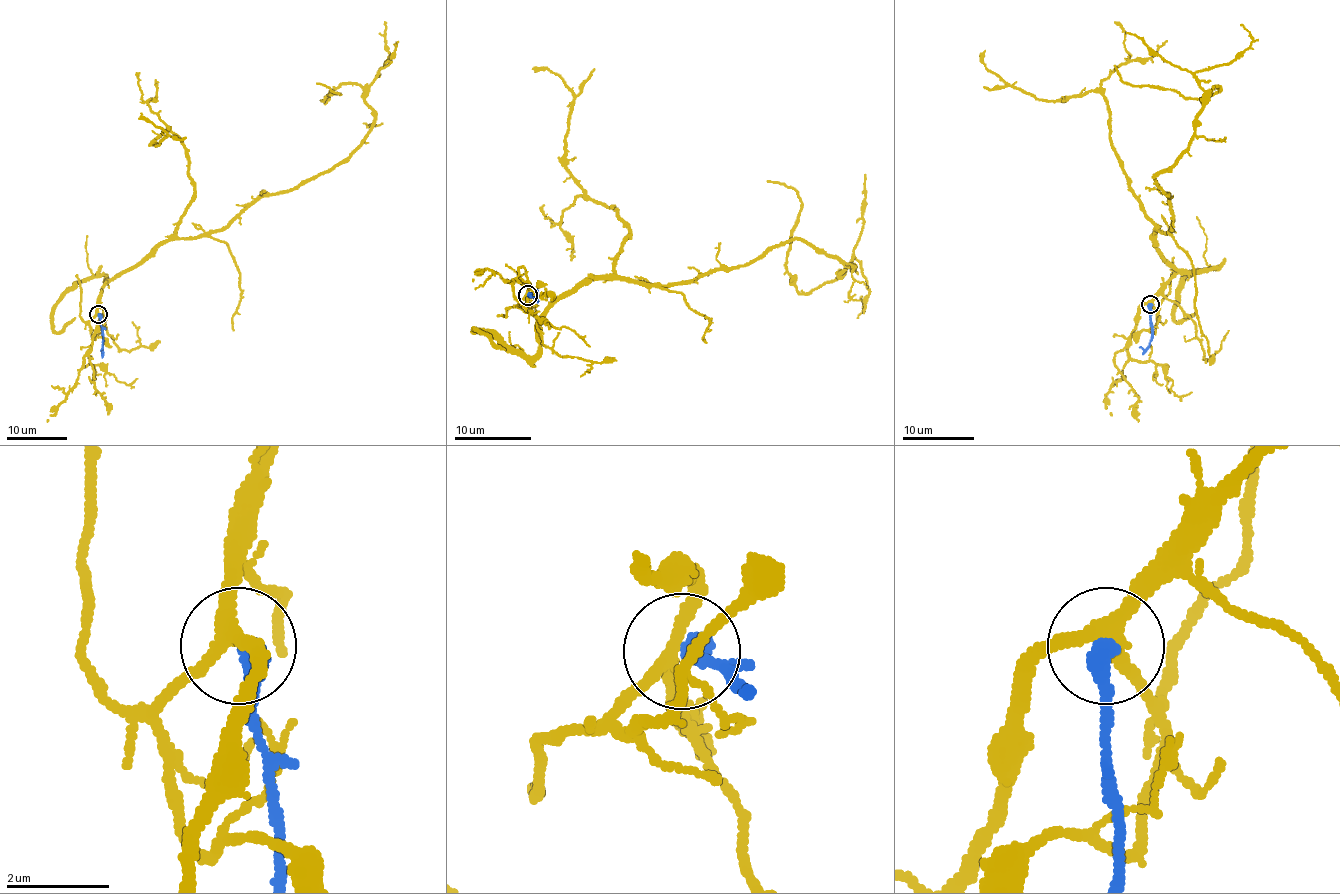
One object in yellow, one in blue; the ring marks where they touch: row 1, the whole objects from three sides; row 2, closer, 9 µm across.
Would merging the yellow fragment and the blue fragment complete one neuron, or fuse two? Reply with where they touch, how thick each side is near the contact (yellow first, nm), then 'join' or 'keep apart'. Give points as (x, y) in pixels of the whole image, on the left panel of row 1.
at (98, 314); 240 nm thick on the yellow side, 420 nm on the other; keep apart

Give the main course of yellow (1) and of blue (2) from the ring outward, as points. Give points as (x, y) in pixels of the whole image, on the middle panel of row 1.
1: (527, 295), (539, 316), (790, 240), (853, 268), (802, 293), (801, 197), (767, 180)
2: (527, 295), (537, 301), (537, 289)

